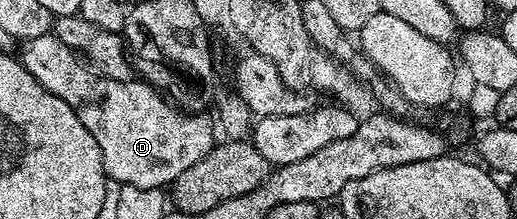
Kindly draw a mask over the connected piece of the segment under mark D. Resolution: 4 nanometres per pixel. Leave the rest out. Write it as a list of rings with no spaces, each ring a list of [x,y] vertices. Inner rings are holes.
[[[49,32],[47,34],[43,34],[42,36],[34,36],[33,38],[27,39],[23,43],[24,46],[18,51],[18,57],[21,64],[26,68],[26,72],[30,72],[30,76],[34,76],[34,80],[38,80],[38,84],[42,84],[42,88],[46,88],[46,92],[54,92],[54,96],[58,96],[58,100],[66,100],[66,104],[70,104],[70,108],[74,108],[74,112],[78,116],[78,120],[82,120],[82,124],[86,124],[86,128],[90,132],[90,136],[94,136],[94,140],[98,140],[98,148],[102,152],[102,164],[104,165],[104,173],[108,175],[109,179],[112,179],[116,182],[119,182],[122,186],[133,186],[134,188],[154,188],[155,190],[159,190],[161,188],[171,187],[172,183],[176,181],[178,176],[182,176],[182,172],[186,172],[186,168],[190,168],[194,164],[198,164],[198,160],[202,160],[202,156],[206,156],[210,151],[212,151],[212,147],[214,145],[214,139],[212,139],[212,124],[214,128],[214,122],[207,113],[204,112],[185,112],[180,109],[179,106],[173,104],[161,91],[157,90],[154,86],[149,86],[147,82],[143,80],[129,80],[127,82],[123,82],[122,80],[114,80],[113,78],[106,78],[102,74],[97,74],[95,70],[91,69],[89,63],[87,61],[82,60],[81,55],[77,53],[75,50],[71,50],[66,44],[62,44],[62,40],[58,40],[55,36],[55,33]]]

